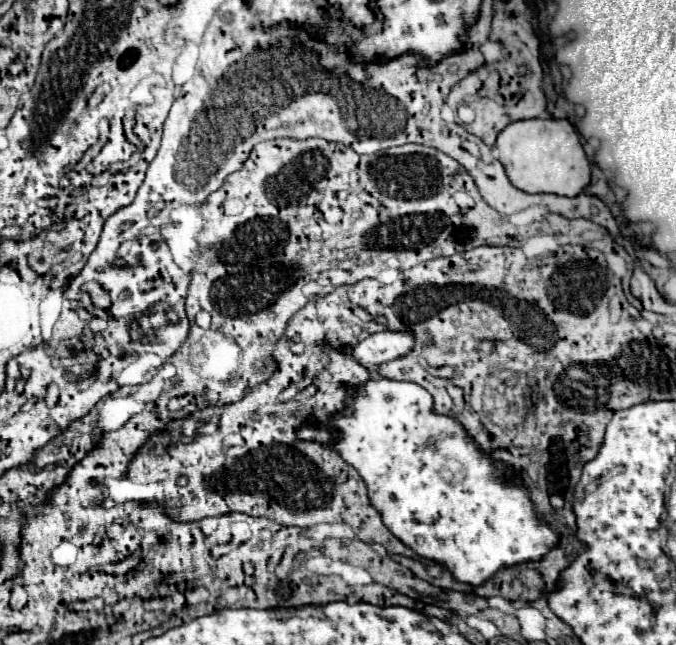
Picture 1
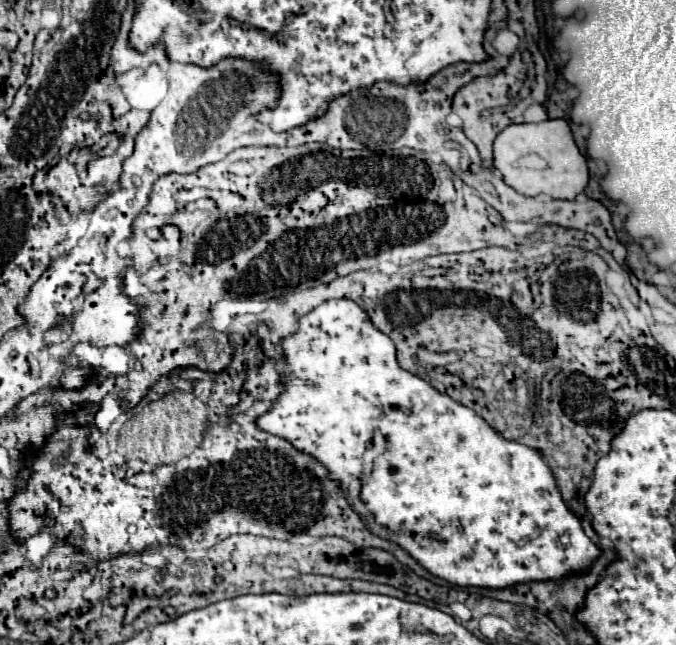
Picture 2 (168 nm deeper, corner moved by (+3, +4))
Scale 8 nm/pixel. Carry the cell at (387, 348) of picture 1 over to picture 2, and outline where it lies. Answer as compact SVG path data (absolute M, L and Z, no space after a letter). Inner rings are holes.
M350 299L324 301L316 309L312 309L304 317L300 317L296 333L284 337L284 341L280 345L284 351L282 391L280 391L278 399L272 403L272 407L256 419L256 425L260 429L264 429L266 433L272 433L272 435L278 435L278 437L290 441L298 451L316 457L316 461L320 461L328 469L328 477L332 477L334 481L340 483L340 489L342 489L346 501L360 515L364 525L368 525L368 529L374 535L400 545L432 575L446 579L448 583L460 585L460 587L504 589L504 587L530 583L530 581L560 581L572 573L576 573L576 575L586 573L586 571L590 571L592 563L600 557L600 549L590 541L590 537L586 537L586 533L580 525L580 519L566 507L564 499L560 497L556 477L554 477L550 465L546 463L546 459L542 457L542 453L528 447L528 445L522 445L518 441L504 439L480 415L476 415L476 411L472 411L472 409L464 407L462 403L450 399L448 395L440 393L438 389L434 389L428 381L420 379L418 375L404 371L396 361L396 347L394 347L392 339L386 333L378 331L370 323L364 309L360 309L360 305L356 305L354 301L350 301ZM380 441L388 441L388 449L376 451L376 445L380 445Z

